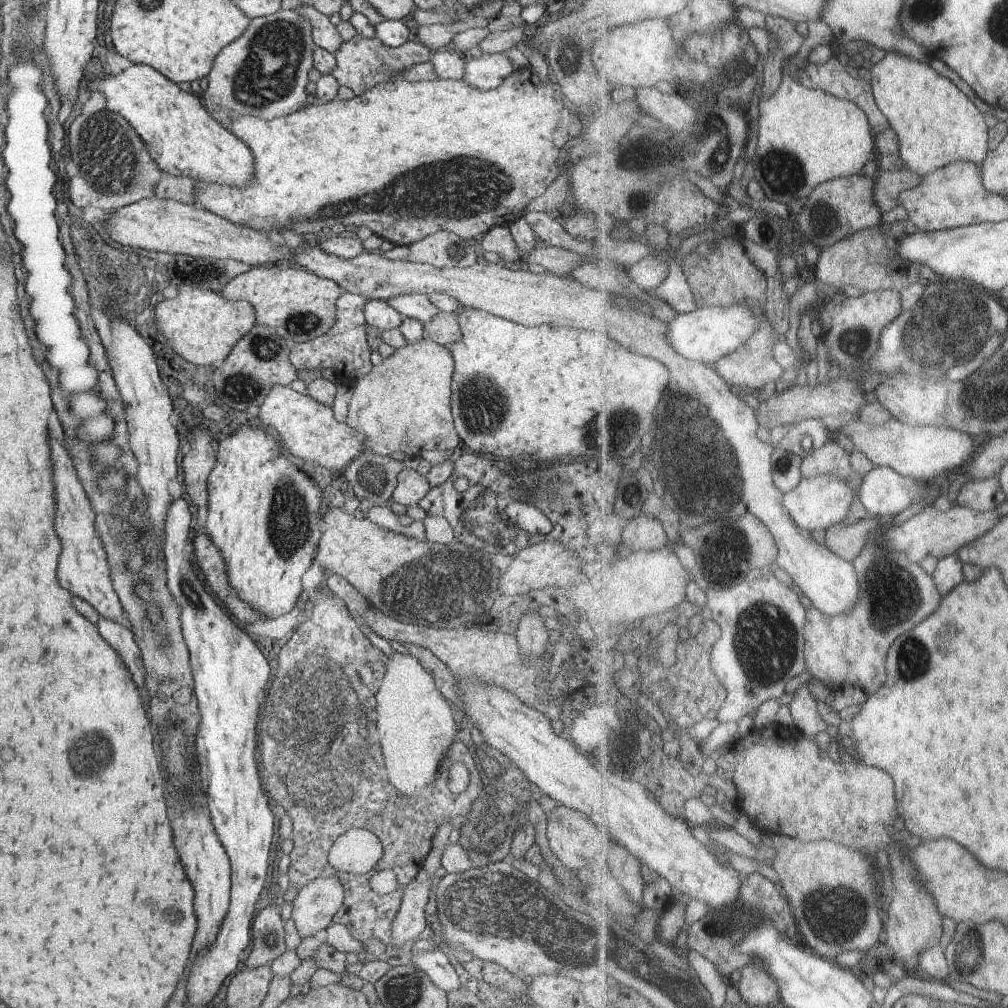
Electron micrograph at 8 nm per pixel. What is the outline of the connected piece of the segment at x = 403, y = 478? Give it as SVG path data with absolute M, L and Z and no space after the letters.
M409 463L407 467L398 474L397 483L393 490L390 502L398 502L404 506L419 504L430 490L427 476L421 476L416 468Z

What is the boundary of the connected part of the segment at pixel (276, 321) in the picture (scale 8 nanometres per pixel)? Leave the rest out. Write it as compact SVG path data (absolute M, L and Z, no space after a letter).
M283 264L255 266L237 275L234 279L224 280L223 297L230 301L248 301L256 310L256 323L272 329L284 340L305 343L328 332L336 322L336 302L340 300L340 285L333 280L318 276L300 267Z

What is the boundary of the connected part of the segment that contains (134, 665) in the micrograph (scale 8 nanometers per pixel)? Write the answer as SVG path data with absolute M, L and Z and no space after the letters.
M98 616L98 632L106 638L106 642L120 655L126 667L132 675L136 686L141 690L142 700L144 700L145 708L149 711L149 695L146 686L147 669L144 668L142 660L142 652L134 640L134 634L110 618Z

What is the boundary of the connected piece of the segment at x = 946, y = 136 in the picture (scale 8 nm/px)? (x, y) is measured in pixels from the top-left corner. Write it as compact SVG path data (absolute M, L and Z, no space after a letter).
M889 51L880 63L873 66L869 76L874 82L880 108L888 115L894 129L902 138L901 155L907 162L907 168L926 177L955 163L956 160L972 160L980 164L991 155L992 135L990 126L984 119L984 113L960 86L956 86L950 78L940 74L936 68L932 68L930 63L914 59L900 51Z

